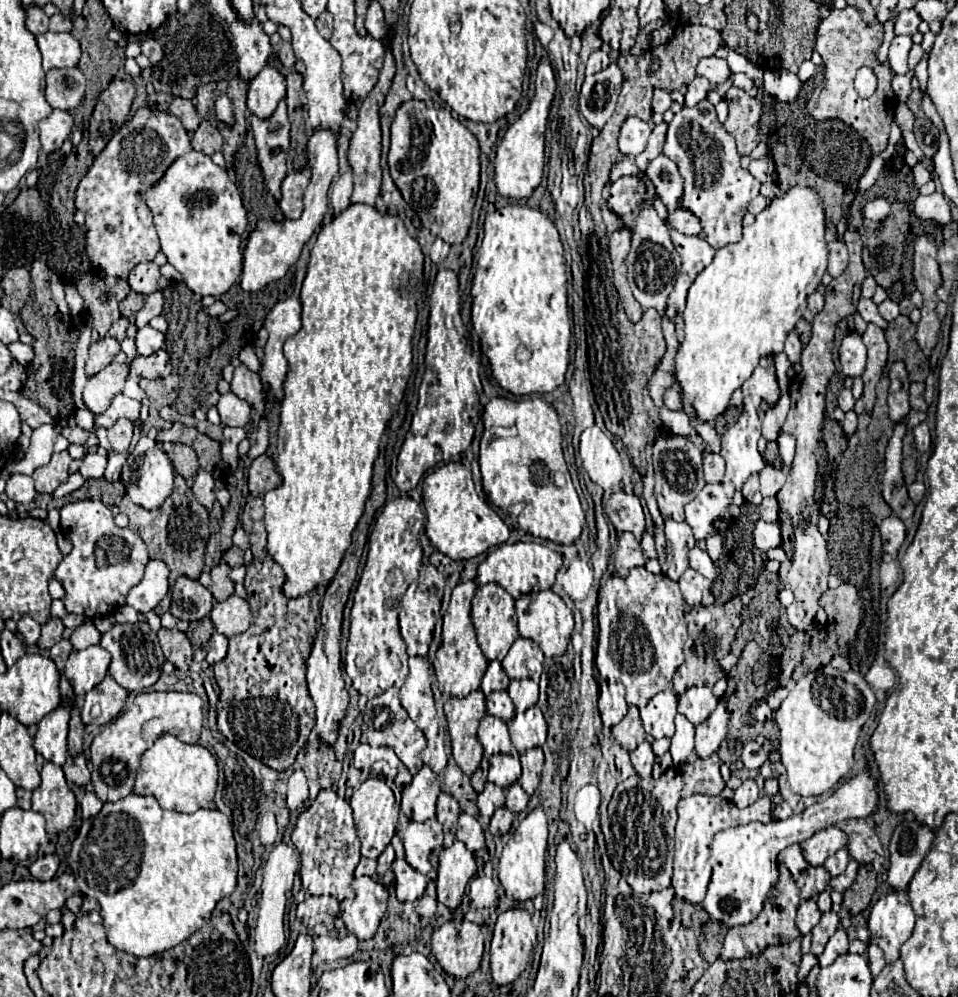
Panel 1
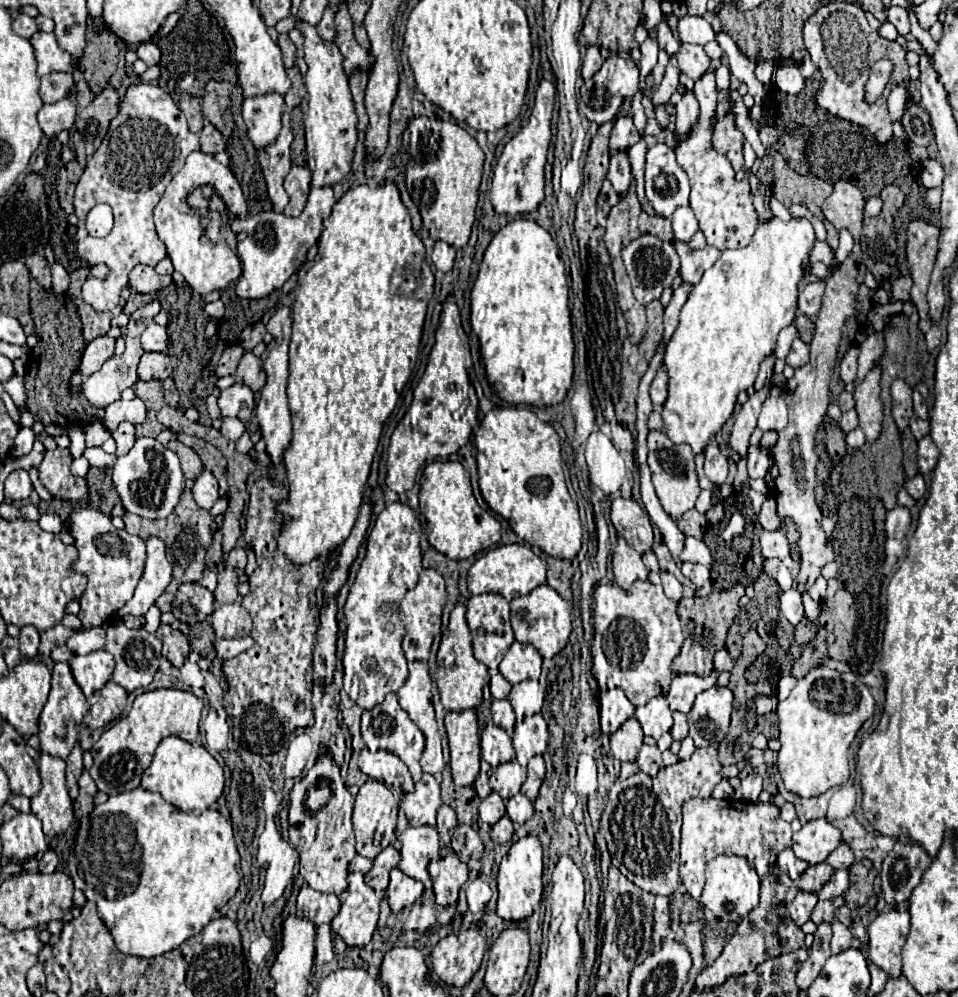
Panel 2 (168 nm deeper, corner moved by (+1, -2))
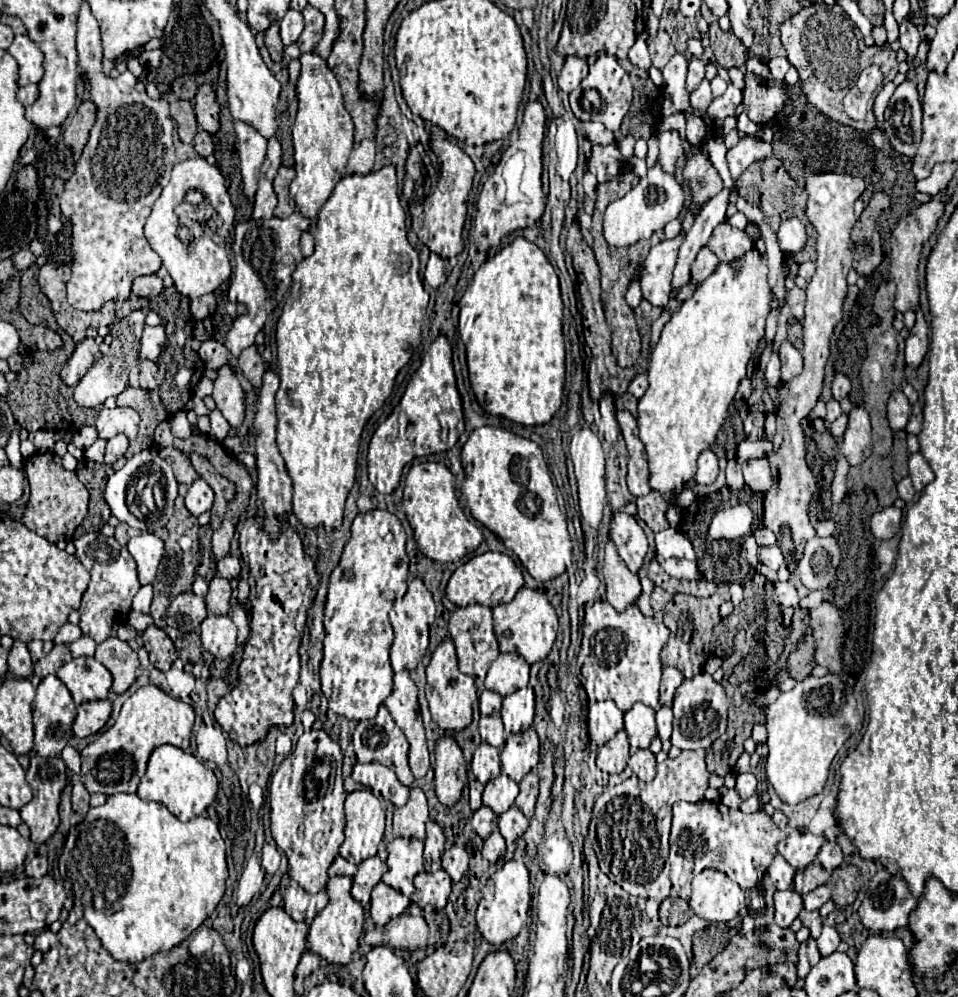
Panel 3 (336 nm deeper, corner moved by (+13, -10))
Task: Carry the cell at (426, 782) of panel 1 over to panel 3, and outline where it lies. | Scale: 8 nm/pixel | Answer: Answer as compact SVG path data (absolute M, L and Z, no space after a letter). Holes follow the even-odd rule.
M411 788L409 800L405 806L395 808L393 814L393 834L395 836L413 836L425 840L425 824L429 820L427 798L421 788Z

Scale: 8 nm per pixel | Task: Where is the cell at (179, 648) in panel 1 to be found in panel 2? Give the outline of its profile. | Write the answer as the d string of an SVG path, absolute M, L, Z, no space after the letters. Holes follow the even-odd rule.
M161 624L157 630L157 638L163 642L163 656L175 668L181 668L185 658L189 656L189 640L183 636L183 632Z

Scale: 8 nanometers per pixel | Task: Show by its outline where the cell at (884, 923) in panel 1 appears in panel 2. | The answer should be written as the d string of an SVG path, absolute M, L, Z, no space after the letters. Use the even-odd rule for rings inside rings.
M891 908L869 924L869 960L897 978L901 974L901 948L909 936L909 912Z

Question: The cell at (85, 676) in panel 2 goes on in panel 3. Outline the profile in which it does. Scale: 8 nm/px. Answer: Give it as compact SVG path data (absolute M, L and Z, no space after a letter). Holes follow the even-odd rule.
M73 658L57 670L61 682L69 688L75 704L103 700L111 690L111 672L95 658Z

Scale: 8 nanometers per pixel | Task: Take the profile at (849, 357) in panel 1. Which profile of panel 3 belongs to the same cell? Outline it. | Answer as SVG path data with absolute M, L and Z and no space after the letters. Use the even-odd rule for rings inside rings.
M837 374L833 380L833 398L837 402L841 402L843 398L847 398L847 394L851 392L851 382L845 374Z

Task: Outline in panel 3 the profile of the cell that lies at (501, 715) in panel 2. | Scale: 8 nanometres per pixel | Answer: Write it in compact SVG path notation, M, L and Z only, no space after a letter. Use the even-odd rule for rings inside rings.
M481 716L479 732L481 732L481 738L495 748L501 748L505 744L507 734L503 730L503 722L499 716Z

